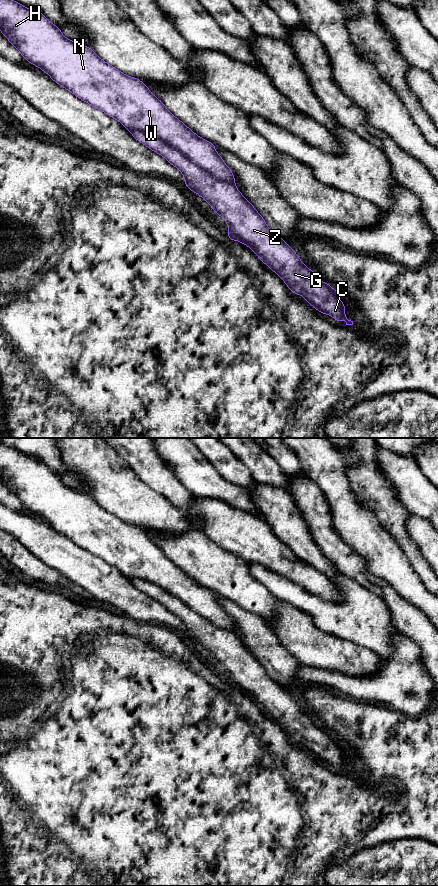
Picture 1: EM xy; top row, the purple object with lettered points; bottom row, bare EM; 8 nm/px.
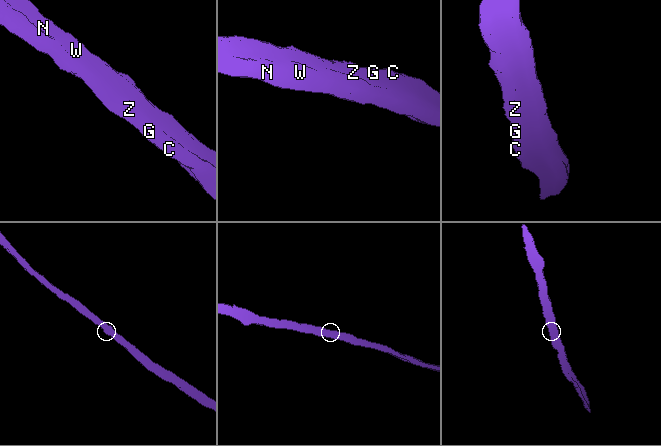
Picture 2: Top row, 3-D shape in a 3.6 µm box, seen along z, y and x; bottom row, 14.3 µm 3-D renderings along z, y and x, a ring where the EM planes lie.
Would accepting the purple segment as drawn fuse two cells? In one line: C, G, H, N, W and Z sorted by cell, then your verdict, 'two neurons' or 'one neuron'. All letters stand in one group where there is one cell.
C G Z / H N W; two neurons

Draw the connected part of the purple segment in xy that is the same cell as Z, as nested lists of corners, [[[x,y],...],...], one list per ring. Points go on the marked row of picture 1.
[[[140,130],[130,132],[136,140],[181,171],[187,188],[201,196],[225,219],[229,227],[227,236],[231,241],[247,245],[286,283],[290,291],[303,296],[316,310],[330,315],[337,322],[345,320],[346,325],[353,325],[353,321],[345,317],[345,305],[339,299],[340,293],[320,281],[302,263],[283,238],[269,229],[235,185],[214,177],[163,140]]]

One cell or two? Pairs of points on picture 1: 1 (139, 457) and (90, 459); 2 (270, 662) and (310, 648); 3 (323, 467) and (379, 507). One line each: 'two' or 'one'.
1: two
2: two
3: two

